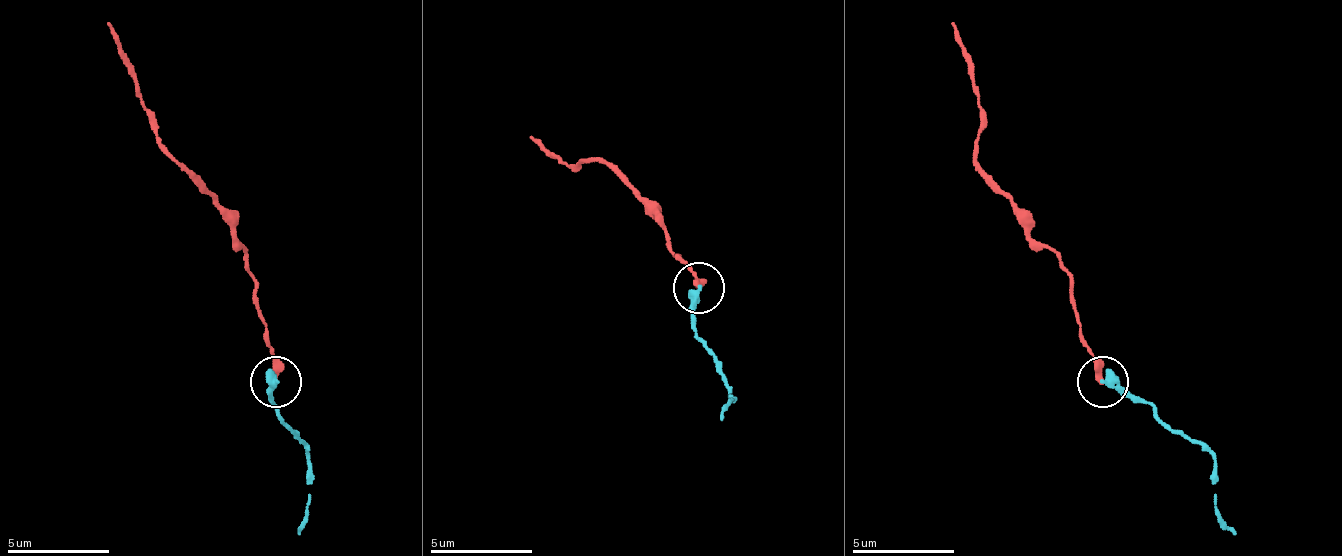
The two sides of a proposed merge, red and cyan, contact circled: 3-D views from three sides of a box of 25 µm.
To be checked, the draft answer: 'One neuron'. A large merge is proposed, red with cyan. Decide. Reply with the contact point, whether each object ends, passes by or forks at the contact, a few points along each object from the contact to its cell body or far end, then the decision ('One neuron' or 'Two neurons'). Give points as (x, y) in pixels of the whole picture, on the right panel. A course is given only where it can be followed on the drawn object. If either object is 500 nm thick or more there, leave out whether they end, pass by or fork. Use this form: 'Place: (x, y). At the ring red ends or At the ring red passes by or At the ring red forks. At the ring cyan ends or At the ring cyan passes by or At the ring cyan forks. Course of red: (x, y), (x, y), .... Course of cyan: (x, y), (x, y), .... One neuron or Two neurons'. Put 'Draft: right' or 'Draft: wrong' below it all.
Place: (1103, 382). At the ring red ends. At the ring cyan ends. Course of red: (1102, 380), (1102, 360), (1081, 335), (1071, 273), (1030, 233), (1030, 217), (979, 166), (974, 65), (954, 24). Course of cyan: (1102, 380), (1147, 401), (1173, 431), (1214, 457), (1214, 503), (1234, 533). One neuron
Draft: right

